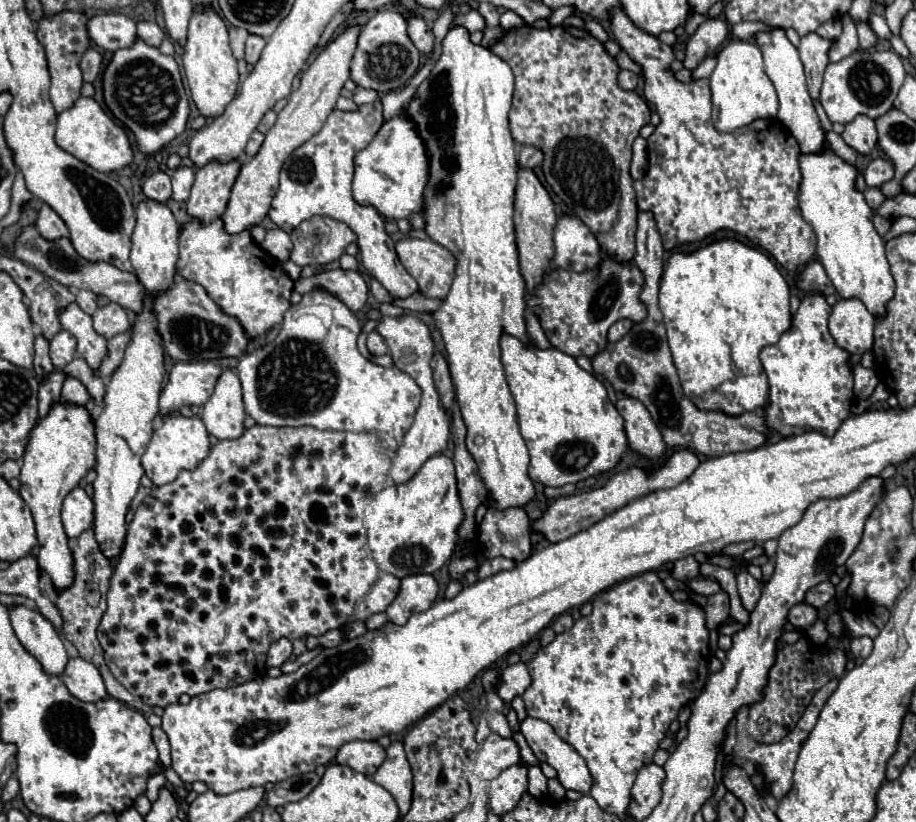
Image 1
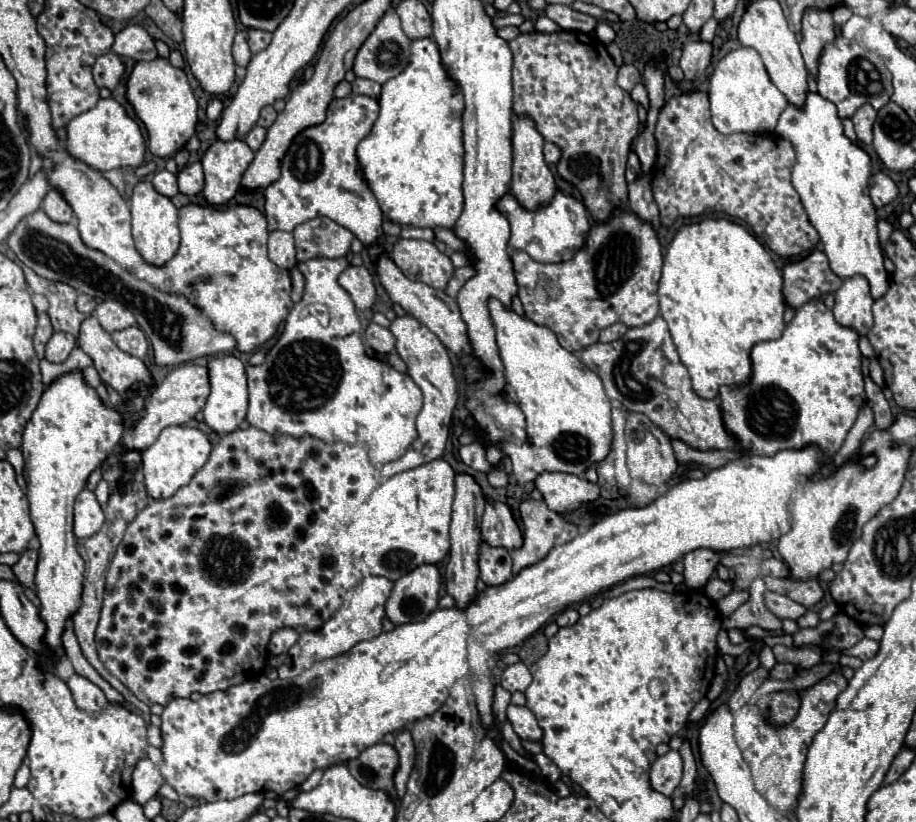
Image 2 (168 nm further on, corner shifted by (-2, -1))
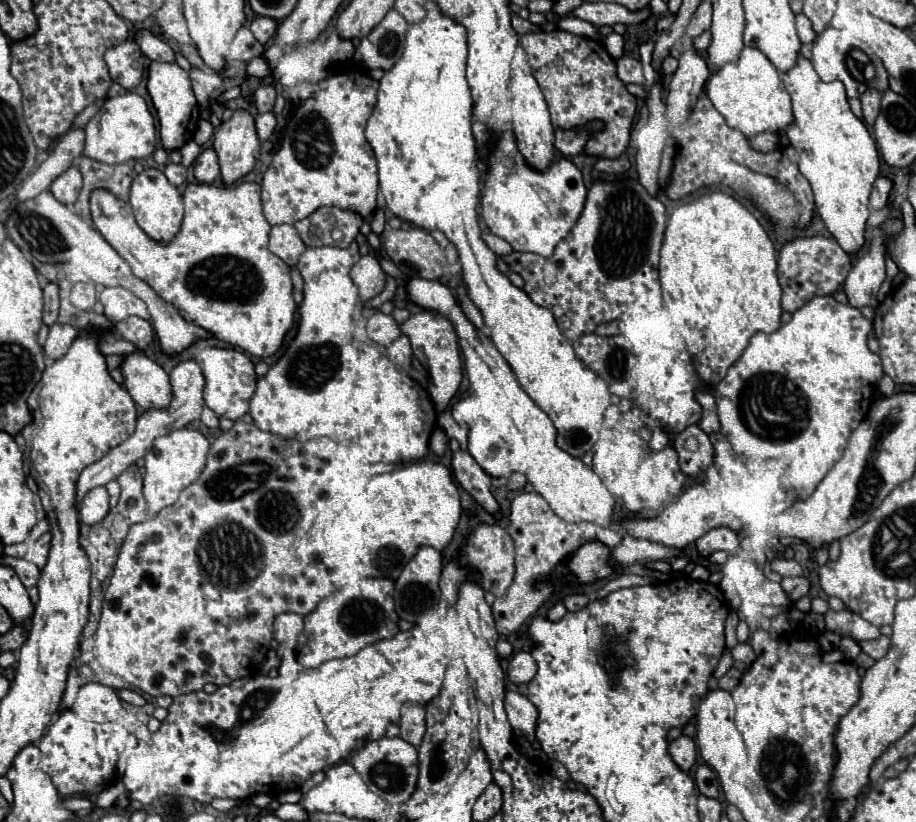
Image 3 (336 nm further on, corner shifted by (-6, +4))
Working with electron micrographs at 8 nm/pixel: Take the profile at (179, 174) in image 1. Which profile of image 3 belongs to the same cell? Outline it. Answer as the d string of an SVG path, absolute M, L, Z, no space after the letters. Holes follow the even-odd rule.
M204 149L194 161L194 177L198 183L212 183L220 175L218 159L214 149Z

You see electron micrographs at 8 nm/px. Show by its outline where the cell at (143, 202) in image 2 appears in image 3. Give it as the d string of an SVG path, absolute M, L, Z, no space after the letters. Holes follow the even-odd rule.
M146 169L140 175L134 177L132 187L130 187L130 201L132 211L134 211L134 219L138 223L138 227L154 241L158 243L170 243L178 233L180 233L180 225L182 225L182 197L178 193L178 189L174 185L168 183L168 179L164 177L162 171L158 169Z

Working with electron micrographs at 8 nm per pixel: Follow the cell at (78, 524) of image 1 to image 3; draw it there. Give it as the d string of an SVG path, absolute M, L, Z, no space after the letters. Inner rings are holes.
M94 487L80 501L80 521L84 525L96 525L108 515L108 493L104 487Z

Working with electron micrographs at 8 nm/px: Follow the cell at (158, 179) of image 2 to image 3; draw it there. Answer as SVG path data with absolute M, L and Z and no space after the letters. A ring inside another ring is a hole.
M168 163L166 167L164 167L164 175L166 175L166 179L172 183L172 185L182 185L184 183L184 179L186 179L186 169L182 167L182 165L174 165L174 163Z

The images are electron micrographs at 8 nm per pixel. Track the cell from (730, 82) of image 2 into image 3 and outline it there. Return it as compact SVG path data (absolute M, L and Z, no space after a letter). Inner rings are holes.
M744 47L736 63L726 63L712 73L706 85L706 95L726 119L726 125L742 131L746 137L754 137L762 131L782 133L782 129L792 121L790 97L780 81L780 75L768 57L756 47Z

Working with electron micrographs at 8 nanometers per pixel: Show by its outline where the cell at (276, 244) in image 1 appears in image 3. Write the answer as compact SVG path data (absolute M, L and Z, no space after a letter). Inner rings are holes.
M274 225L270 231L270 251L278 255L286 265L294 267L306 245L292 225Z

